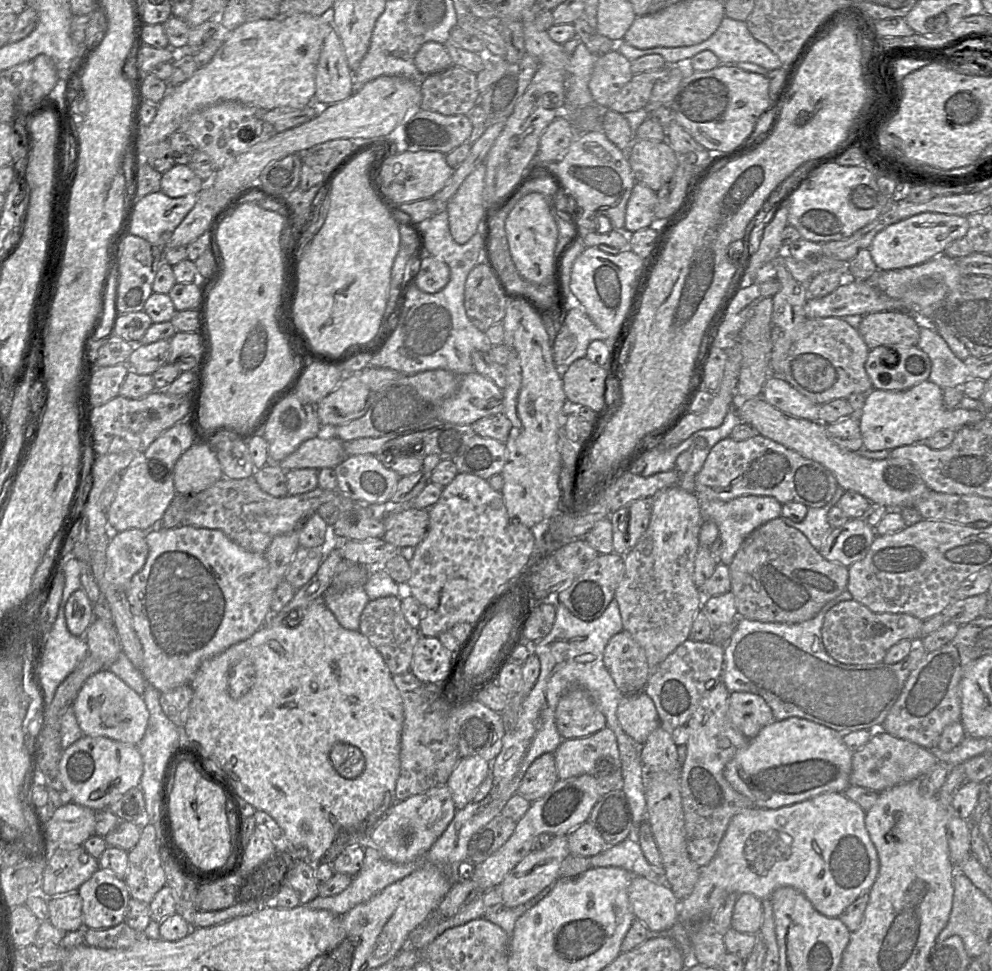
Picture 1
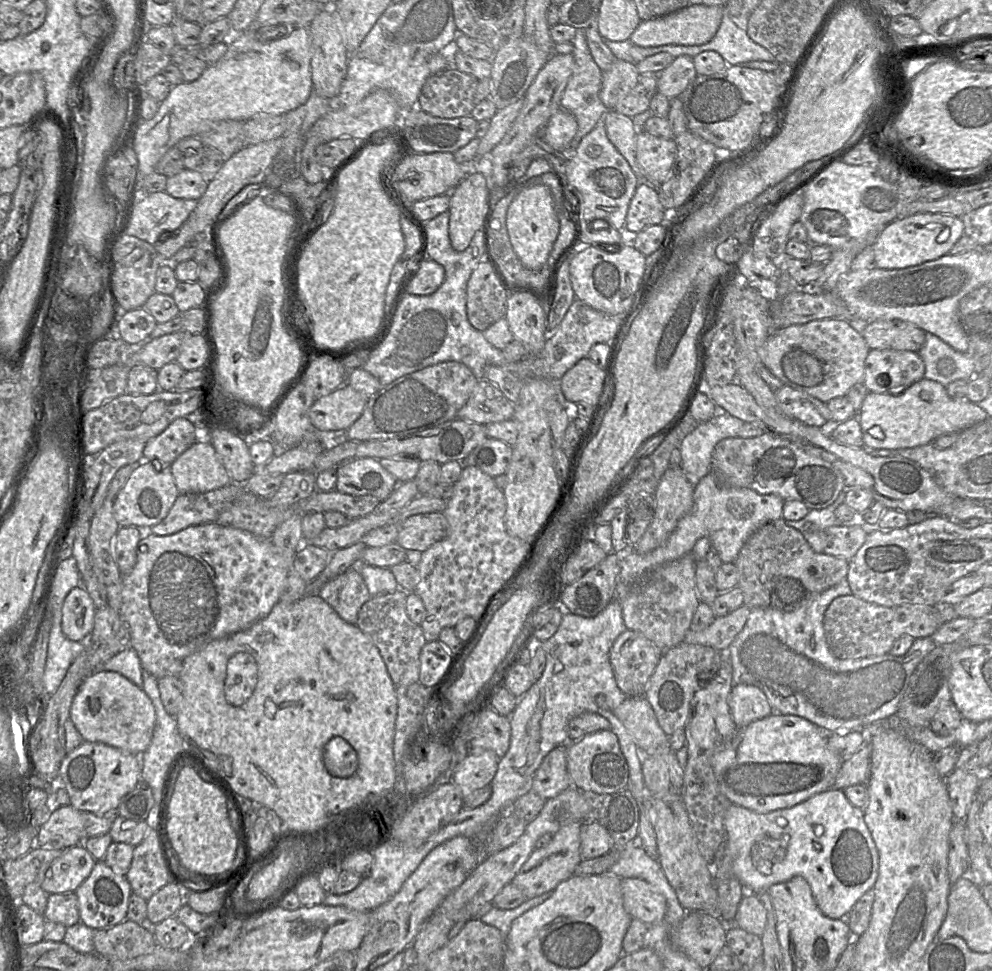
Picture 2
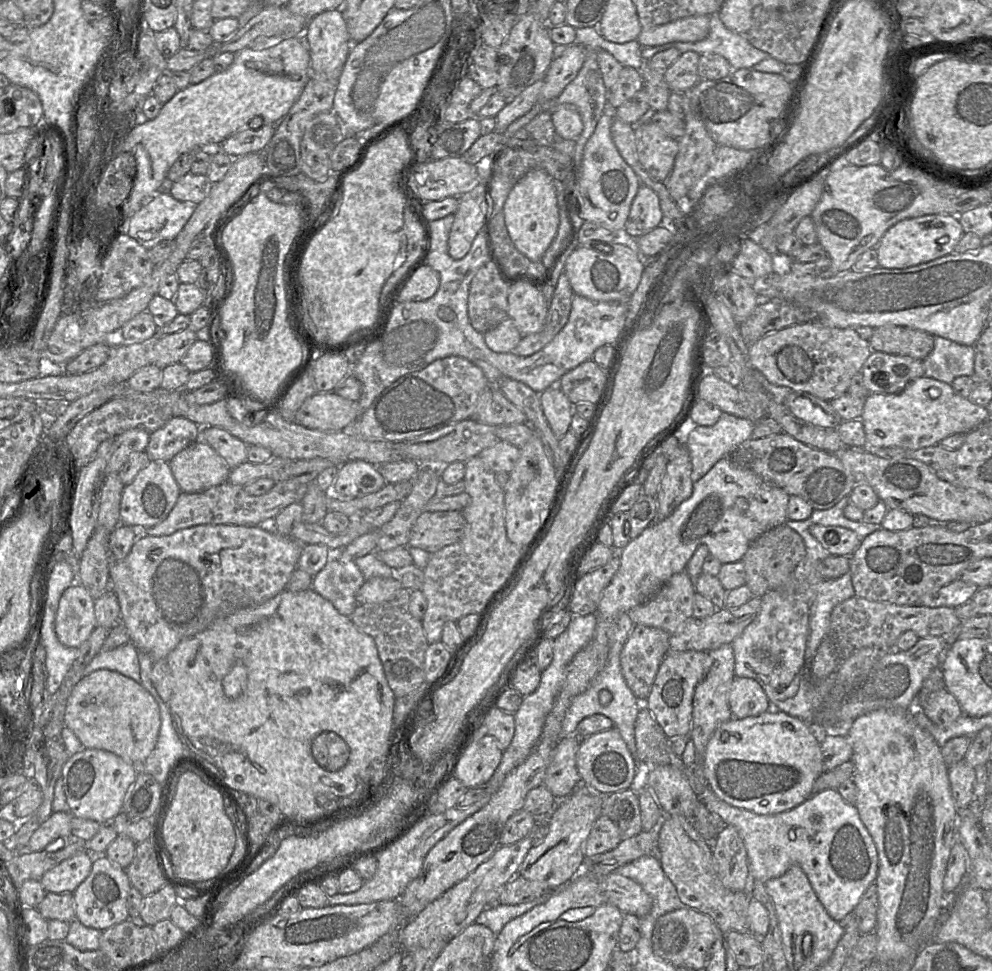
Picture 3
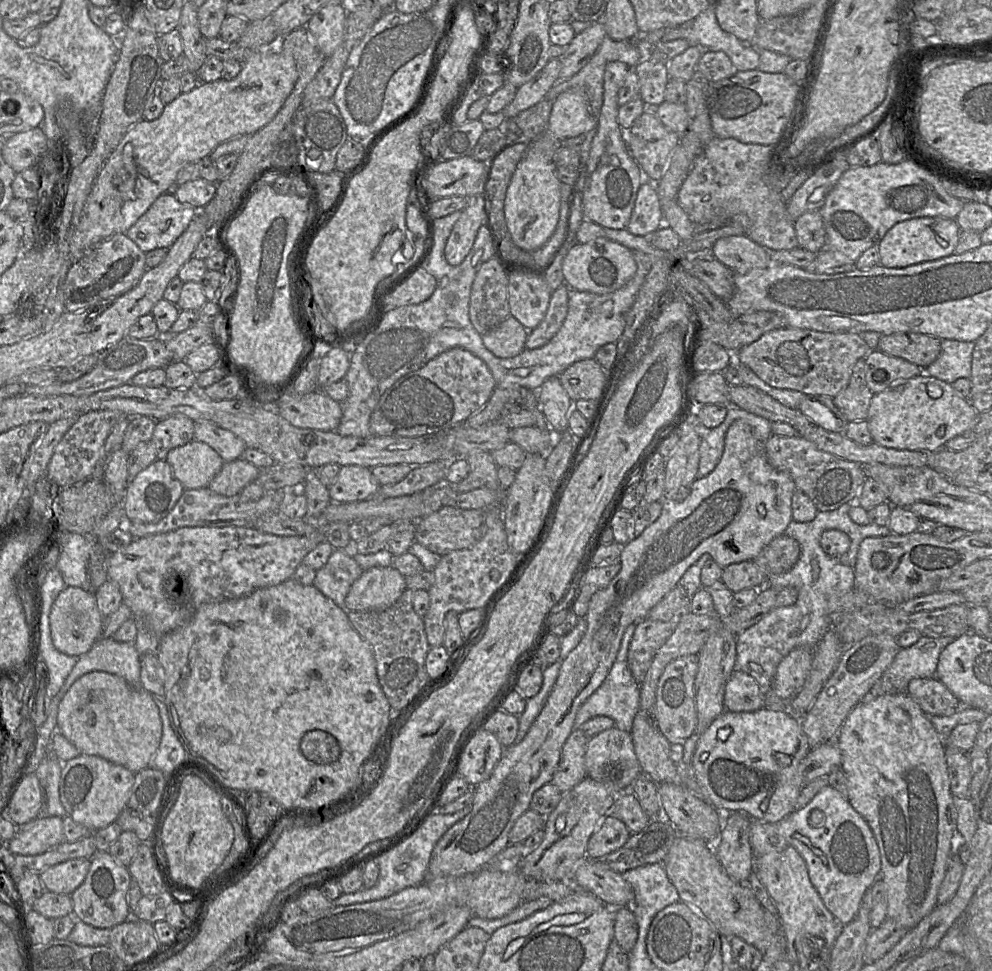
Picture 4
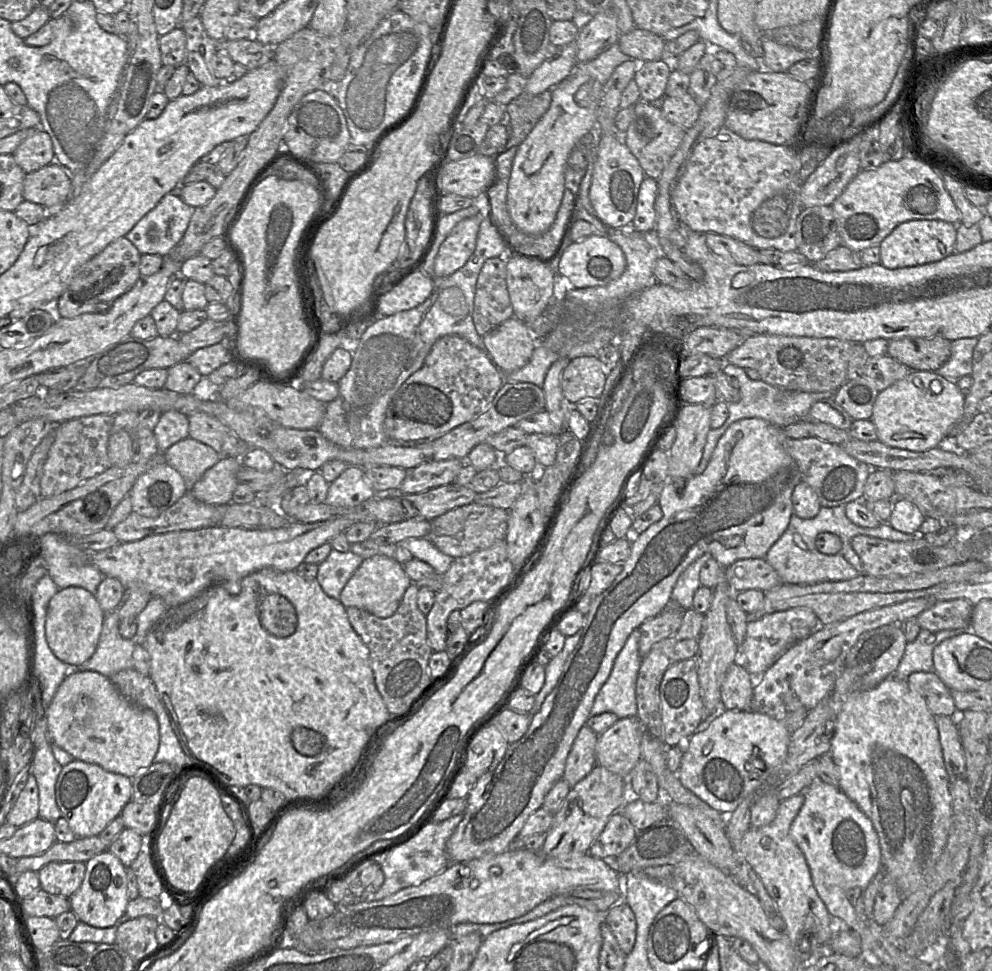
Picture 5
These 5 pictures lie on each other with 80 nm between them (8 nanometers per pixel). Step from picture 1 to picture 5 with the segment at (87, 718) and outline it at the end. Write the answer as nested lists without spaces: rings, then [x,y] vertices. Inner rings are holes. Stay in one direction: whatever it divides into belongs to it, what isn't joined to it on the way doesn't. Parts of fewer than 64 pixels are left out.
[[[78,671],[64,678],[48,707],[48,738],[74,759],[97,764],[108,772],[132,778],[154,762],[160,744],[156,714],[124,698],[106,677],[95,671]]]

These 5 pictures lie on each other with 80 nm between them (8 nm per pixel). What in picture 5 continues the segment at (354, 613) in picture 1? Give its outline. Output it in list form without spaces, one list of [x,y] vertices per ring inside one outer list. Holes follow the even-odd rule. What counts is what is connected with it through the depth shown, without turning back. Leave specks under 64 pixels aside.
[[[332,548],[328,557],[318,565],[316,579],[329,597],[339,600],[341,591],[363,560],[350,551],[339,552]]]

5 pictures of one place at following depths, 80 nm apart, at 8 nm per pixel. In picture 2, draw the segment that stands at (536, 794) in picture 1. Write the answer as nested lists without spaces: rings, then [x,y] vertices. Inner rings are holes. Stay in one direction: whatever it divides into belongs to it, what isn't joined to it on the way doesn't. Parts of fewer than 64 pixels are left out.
[[[567,745],[553,748],[535,770],[530,790],[547,800],[572,786],[566,760]]]

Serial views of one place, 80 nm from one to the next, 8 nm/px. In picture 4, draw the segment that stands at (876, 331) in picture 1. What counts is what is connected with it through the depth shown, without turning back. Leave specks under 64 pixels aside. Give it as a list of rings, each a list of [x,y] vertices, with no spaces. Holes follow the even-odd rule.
[[[894,333],[882,335],[877,349],[925,369],[938,358],[941,352],[941,339],[922,333]]]

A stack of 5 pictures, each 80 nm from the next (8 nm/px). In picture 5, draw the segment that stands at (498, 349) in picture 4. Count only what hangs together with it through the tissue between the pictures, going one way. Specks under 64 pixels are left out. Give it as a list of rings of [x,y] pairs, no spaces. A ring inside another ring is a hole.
[[[514,316],[484,335],[483,342],[487,355],[503,374],[524,367],[537,345],[527,325]]]

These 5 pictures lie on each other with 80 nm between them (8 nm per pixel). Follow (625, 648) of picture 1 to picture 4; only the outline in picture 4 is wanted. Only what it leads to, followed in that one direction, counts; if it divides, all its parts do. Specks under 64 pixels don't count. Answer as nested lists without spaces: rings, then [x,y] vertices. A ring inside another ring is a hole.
[[[648,618],[637,623],[629,645],[627,663],[639,686],[645,679],[654,655],[671,636],[676,626],[677,624],[672,622]]]

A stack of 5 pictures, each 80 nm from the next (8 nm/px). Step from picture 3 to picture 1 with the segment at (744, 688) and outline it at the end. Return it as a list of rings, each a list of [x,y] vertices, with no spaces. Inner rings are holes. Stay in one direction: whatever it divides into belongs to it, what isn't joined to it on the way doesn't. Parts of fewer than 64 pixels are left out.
[[[733,692],[728,698],[728,715],[732,725],[747,739],[774,721],[766,701],[749,692]]]

